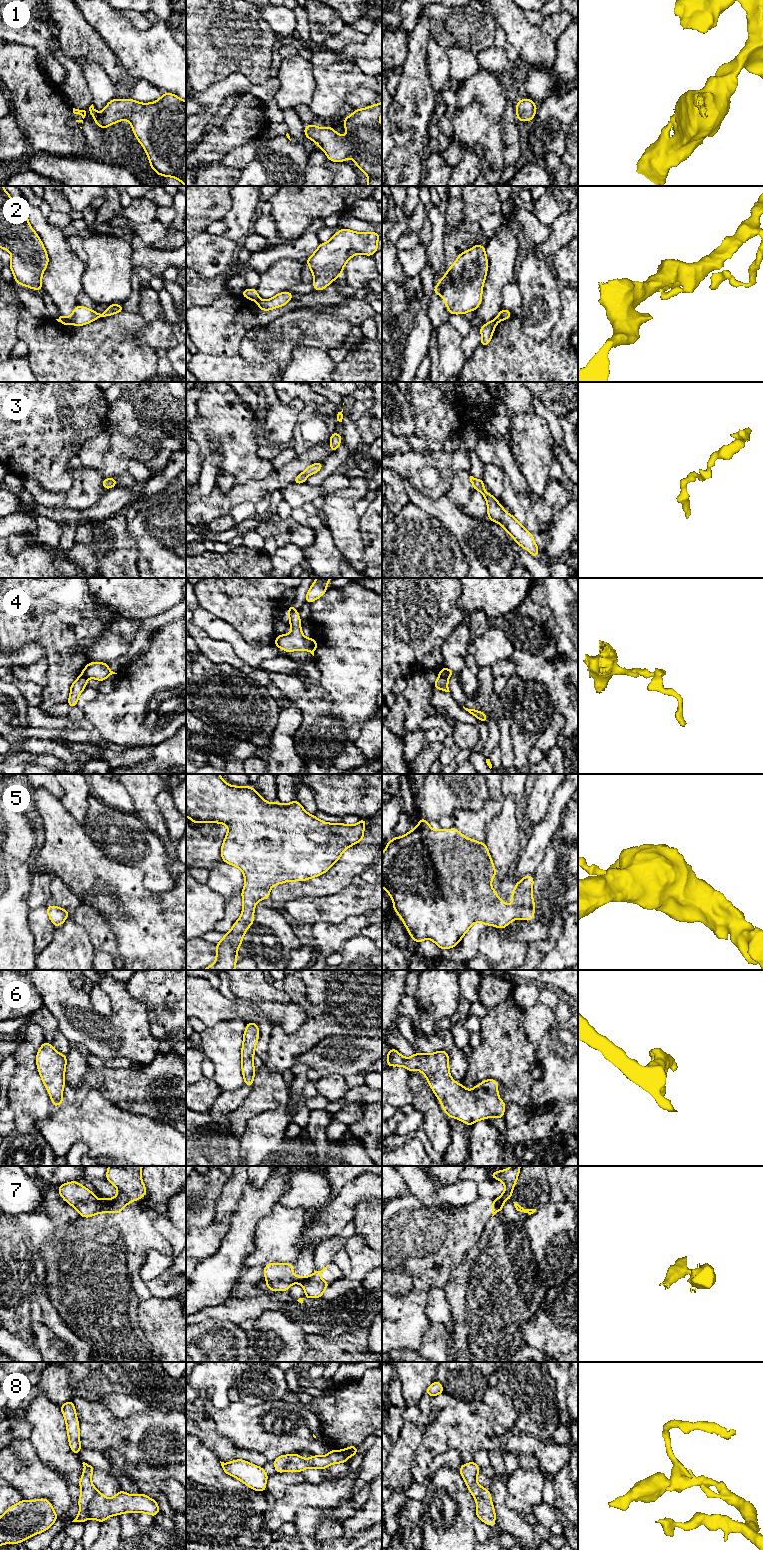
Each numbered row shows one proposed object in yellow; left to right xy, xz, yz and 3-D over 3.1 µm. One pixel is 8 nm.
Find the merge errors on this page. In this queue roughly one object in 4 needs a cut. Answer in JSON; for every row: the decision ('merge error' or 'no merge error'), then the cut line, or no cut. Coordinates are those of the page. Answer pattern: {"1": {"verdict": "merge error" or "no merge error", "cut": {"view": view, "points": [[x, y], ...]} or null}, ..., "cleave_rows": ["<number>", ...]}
{"1": {"verdict": "no merge error", "cut": null}, "2": {"verdict": "merge error", "cut": {"view": "xz", "points": [[259, 298], [256, 301]]}}, "3": {"verdict": "no merge error", "cut": null}, "4": {"verdict": "merge error", "cut": {"view": "yz", "points": [[439, 674], [447, 678]]}}, "5": {"verdict": "no merge error", "cut": null}, "6": {"verdict": "no merge error", "cut": null}, "7": {"verdict": "merge error", "cut": {"view": "xy", "points": [[102, 1199], [109, 1208], [108, 1212]]}}, "8": {"verdict": "merge error", "cut": {"view": "xy", "points": [[97, 1490], [87, 1507], [88, 1518]]}}, "cleave_rows": ["2", "4", "7", "8"]}

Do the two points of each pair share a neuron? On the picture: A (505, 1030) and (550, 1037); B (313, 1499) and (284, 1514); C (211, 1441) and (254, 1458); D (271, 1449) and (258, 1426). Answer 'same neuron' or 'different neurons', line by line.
A: different neurons
B: same neuron
C: same neuron
D: same neuron

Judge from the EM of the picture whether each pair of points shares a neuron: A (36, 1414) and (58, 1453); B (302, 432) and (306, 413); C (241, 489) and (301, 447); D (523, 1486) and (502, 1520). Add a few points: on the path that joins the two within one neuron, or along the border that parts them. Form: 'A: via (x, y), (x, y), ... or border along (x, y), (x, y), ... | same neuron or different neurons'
A: via (46, 1424), (51, 1443) | same neuron
B: via (306, 427), (306, 418) | same neuron
C: border along (318, 444), (297, 455) | different neurons
D: border along (505, 1484), (507, 1492), (506, 1504), (522, 1515) | different neurons

